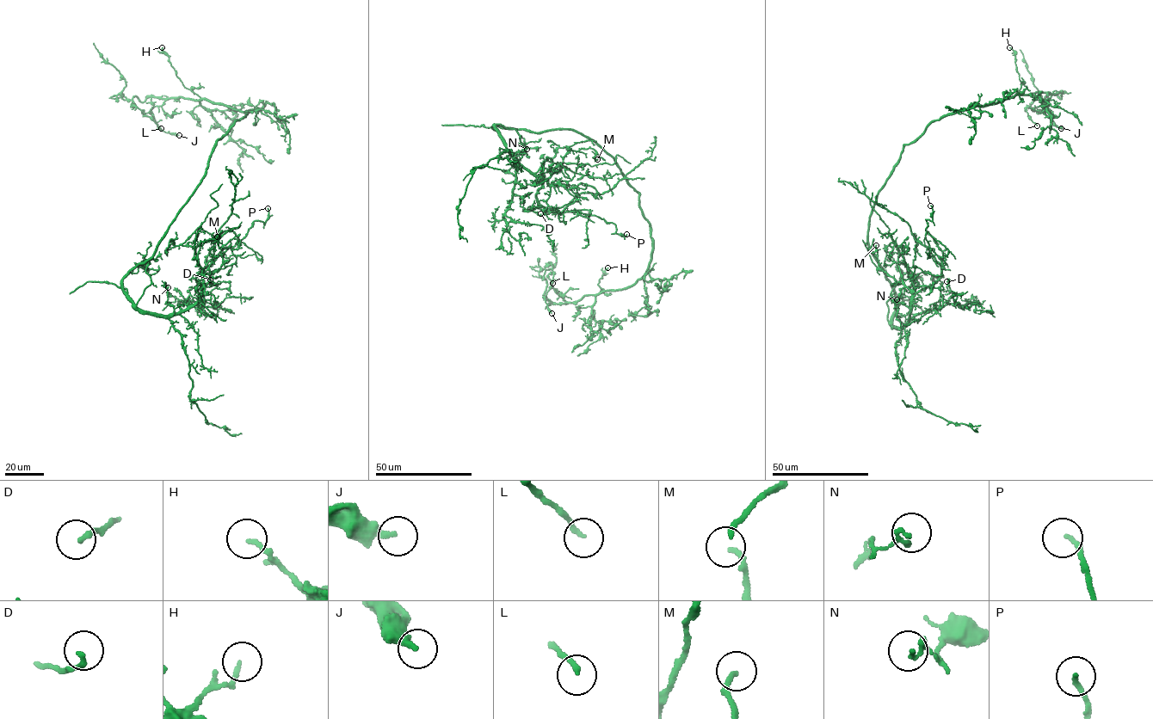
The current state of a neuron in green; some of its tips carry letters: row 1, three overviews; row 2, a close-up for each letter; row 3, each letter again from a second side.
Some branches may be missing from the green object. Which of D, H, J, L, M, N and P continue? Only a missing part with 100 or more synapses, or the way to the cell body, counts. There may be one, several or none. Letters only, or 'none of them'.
none of them

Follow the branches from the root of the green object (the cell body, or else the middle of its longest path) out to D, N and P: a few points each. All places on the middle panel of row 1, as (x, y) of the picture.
D: (598, 145), (574, 130), (532, 132), (492, 125), (517, 165), (513, 193), (522, 196), (520, 205), (540, 213)
N: (598, 145), (574, 130), (532, 132), (492, 125), (510, 151), (519, 151), (514, 158), (519, 160), (527, 149)
P: (598, 145), (574, 130), (492, 125), (512, 158), (541, 178), (539, 203), (551, 212), (594, 215), (626, 234)

